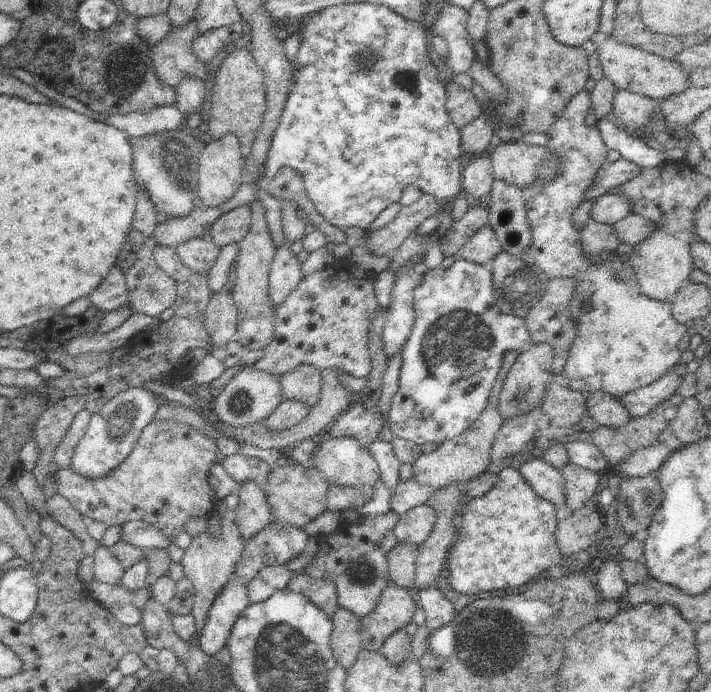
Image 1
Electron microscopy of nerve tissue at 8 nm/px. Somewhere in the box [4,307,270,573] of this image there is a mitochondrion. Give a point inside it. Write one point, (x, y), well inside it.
(122, 418)

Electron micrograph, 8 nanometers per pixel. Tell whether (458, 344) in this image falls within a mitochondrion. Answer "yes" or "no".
yes

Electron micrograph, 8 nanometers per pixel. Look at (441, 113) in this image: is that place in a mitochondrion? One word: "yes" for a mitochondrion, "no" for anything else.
no

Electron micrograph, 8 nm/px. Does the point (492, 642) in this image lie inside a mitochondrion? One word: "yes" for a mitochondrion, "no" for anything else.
yes

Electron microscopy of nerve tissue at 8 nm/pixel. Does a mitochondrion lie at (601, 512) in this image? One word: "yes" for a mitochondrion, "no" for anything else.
no

